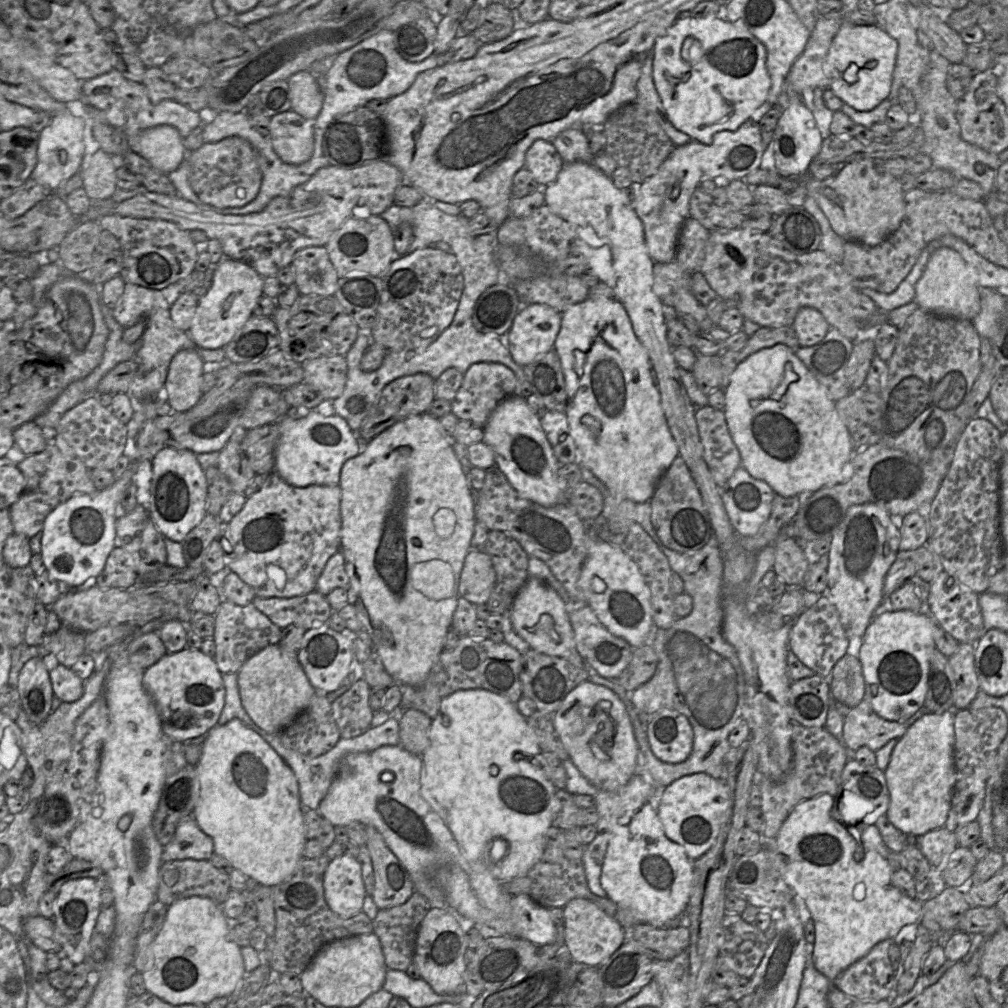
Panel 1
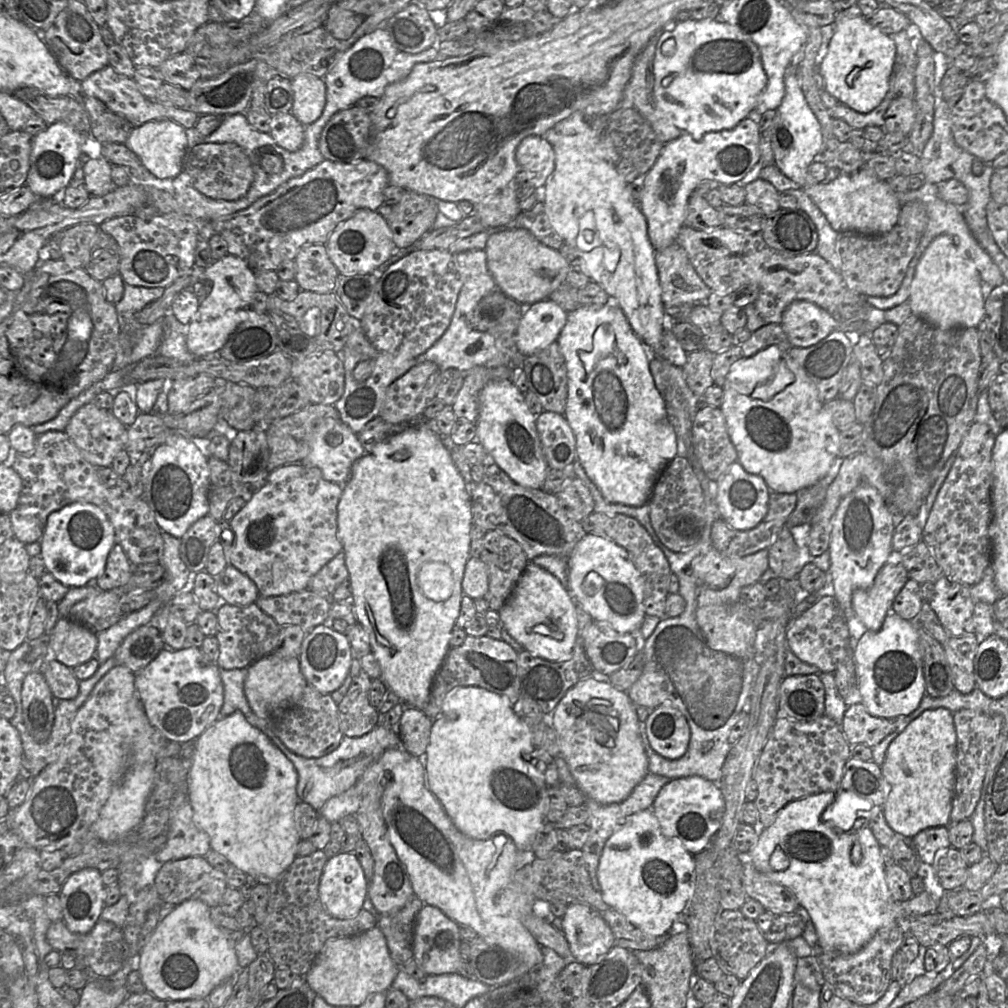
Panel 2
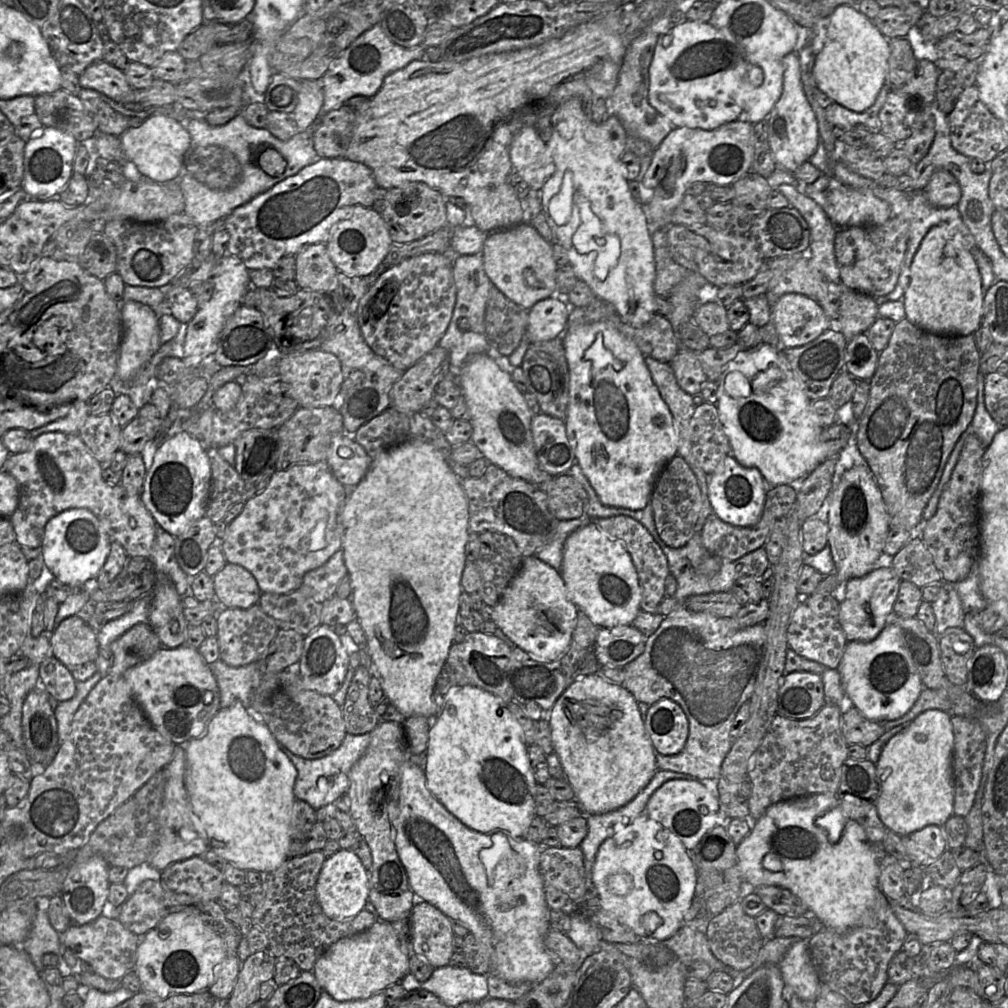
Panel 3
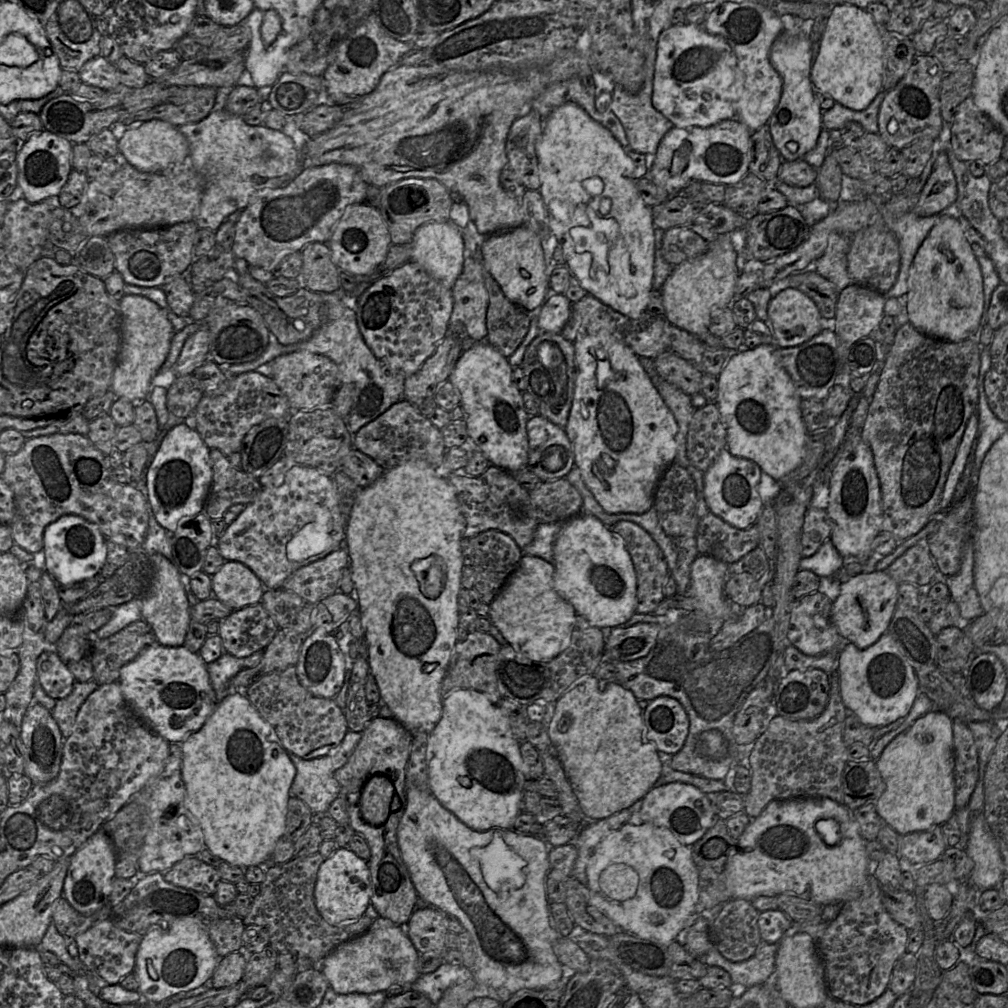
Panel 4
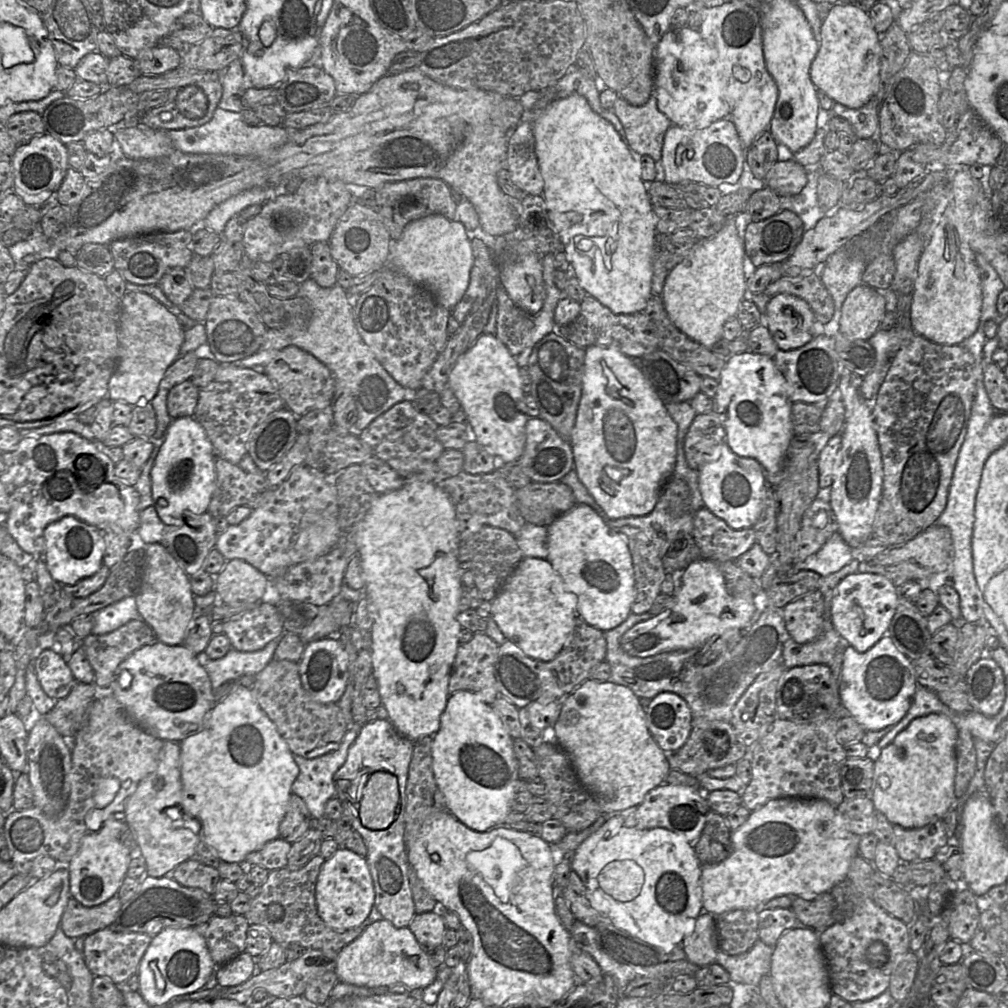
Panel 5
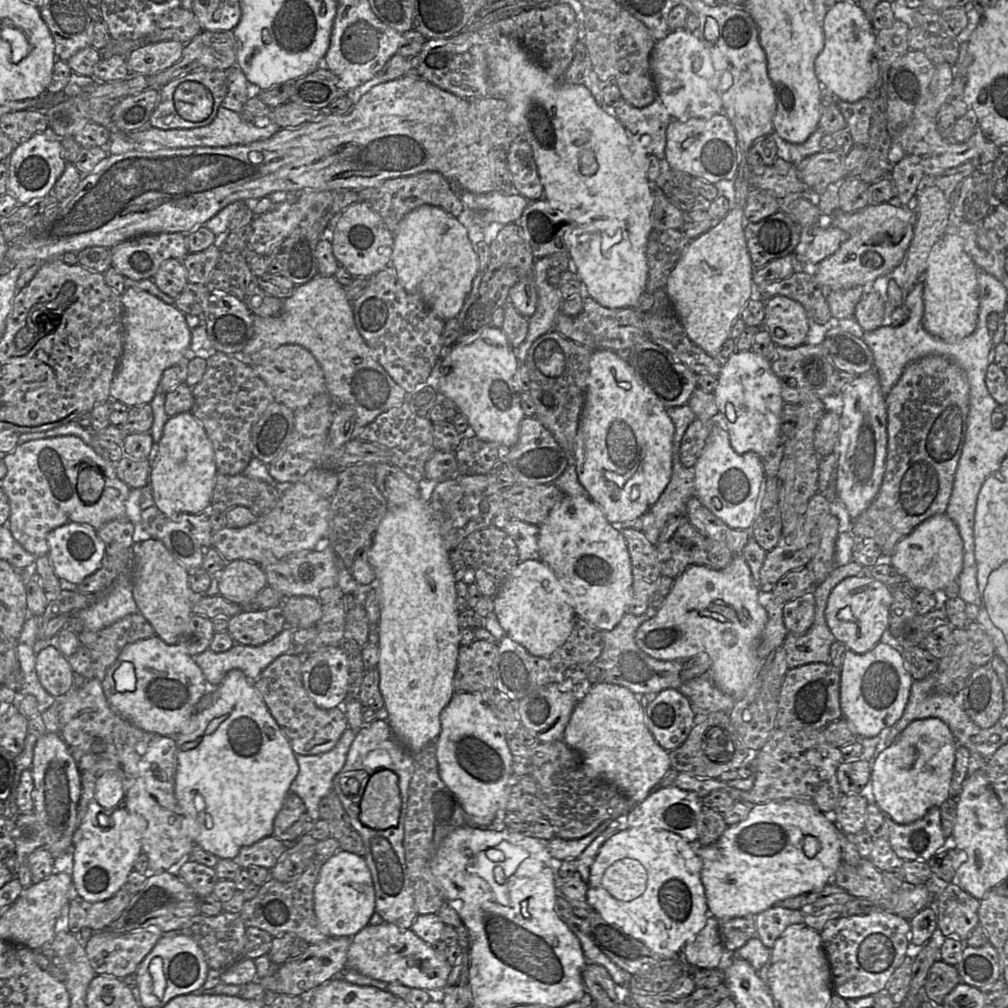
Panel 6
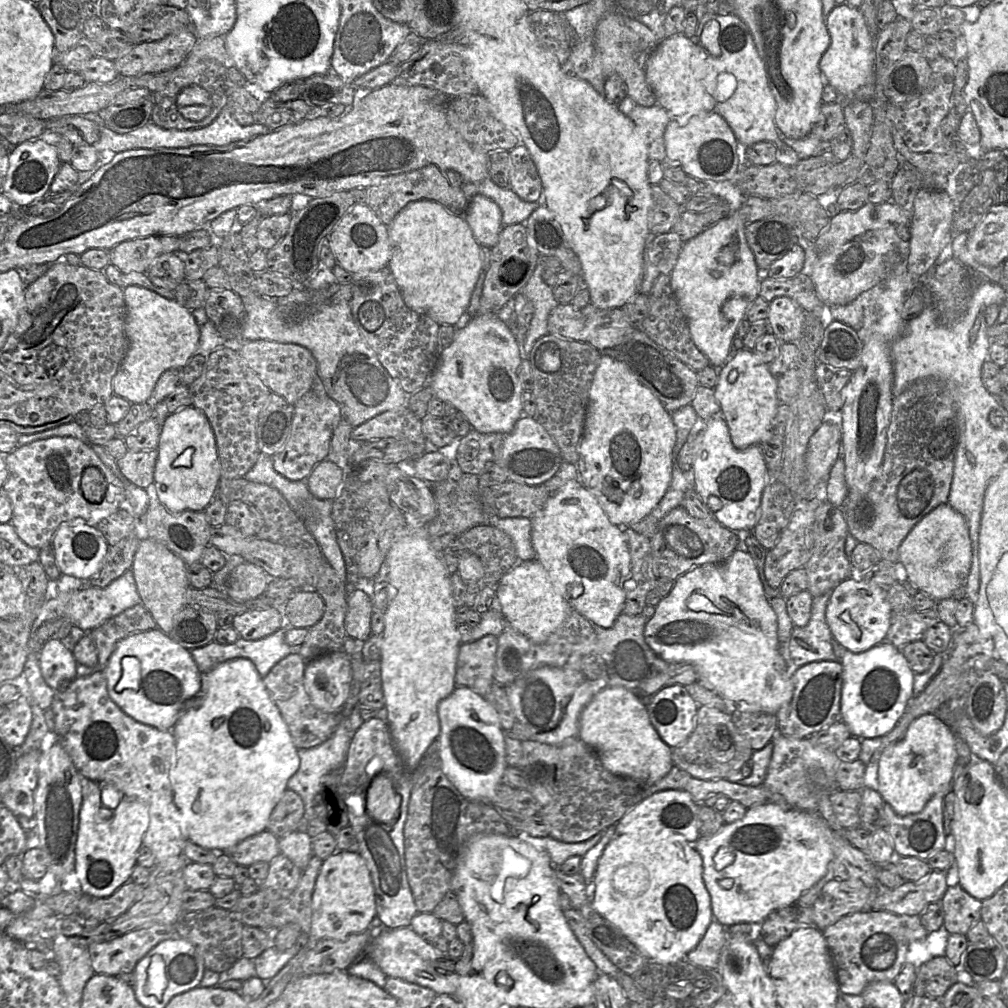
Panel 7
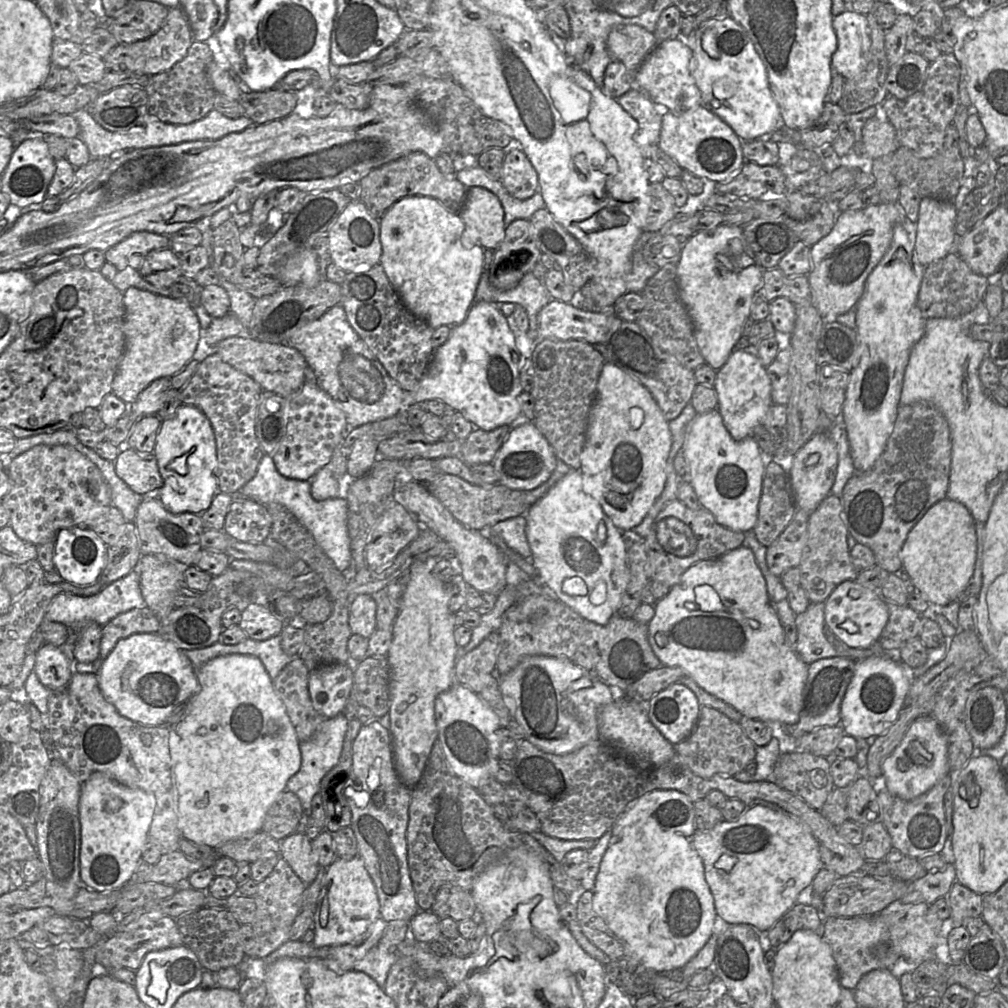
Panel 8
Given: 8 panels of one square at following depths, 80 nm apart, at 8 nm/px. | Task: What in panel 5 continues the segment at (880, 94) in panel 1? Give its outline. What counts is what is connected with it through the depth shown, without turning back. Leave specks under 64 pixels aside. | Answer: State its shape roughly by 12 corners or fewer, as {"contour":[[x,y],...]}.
{"contour":[[851,2],[833,5],[810,67],[818,91],[858,109],[879,88],[881,45]]}

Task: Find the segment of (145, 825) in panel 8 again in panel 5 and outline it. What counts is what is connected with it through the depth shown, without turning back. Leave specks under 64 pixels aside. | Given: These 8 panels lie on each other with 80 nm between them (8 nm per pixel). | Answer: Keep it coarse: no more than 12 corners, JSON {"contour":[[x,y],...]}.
{"contour":[[116,813],[88,831],[70,862],[85,907],[114,896],[139,856]]}

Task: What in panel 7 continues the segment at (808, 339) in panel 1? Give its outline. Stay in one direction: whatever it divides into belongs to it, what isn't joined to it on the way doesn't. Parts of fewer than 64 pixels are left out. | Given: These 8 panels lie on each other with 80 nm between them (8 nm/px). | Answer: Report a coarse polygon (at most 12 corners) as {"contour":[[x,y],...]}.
{"contour":[[791,298],[769,302],[769,330],[779,342],[801,334],[805,310]]}

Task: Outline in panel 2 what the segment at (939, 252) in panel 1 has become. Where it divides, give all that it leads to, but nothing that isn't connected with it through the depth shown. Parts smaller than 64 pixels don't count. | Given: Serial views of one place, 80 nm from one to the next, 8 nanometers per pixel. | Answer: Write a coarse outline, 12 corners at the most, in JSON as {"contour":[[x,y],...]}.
{"contour":[[939,235],[916,266],[912,315],[942,330],[979,327],[982,280]]}

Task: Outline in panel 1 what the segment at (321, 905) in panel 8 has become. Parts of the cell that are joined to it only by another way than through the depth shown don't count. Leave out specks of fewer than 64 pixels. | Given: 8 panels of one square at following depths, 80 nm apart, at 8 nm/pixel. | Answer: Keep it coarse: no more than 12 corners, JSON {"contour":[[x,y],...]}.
{"contour":[[341,855],[323,877],[325,900],[342,918],[362,911],[361,865]]}

